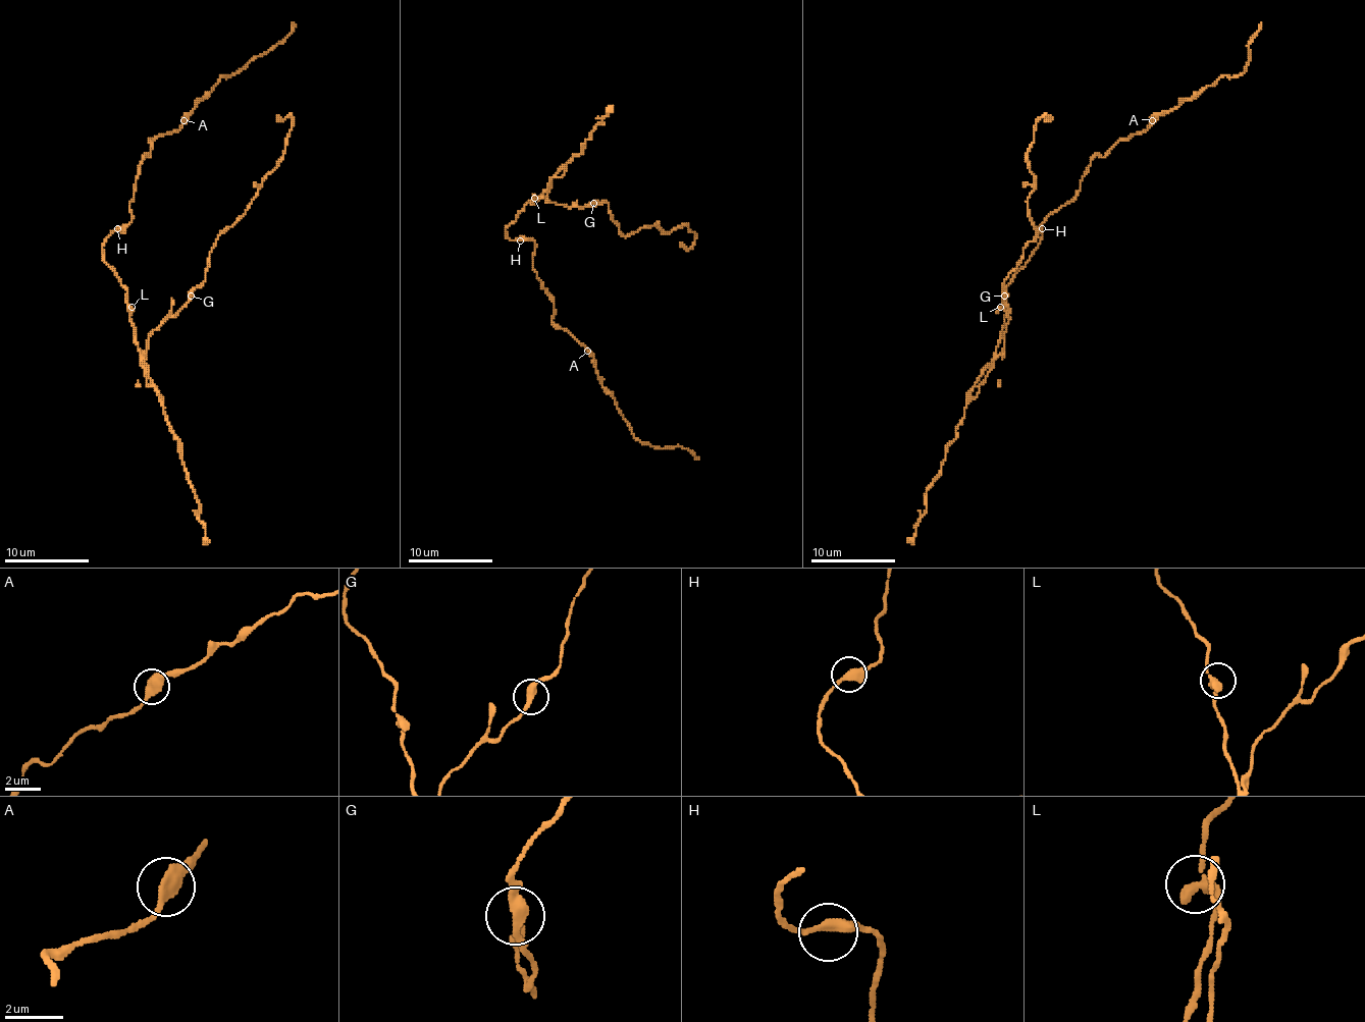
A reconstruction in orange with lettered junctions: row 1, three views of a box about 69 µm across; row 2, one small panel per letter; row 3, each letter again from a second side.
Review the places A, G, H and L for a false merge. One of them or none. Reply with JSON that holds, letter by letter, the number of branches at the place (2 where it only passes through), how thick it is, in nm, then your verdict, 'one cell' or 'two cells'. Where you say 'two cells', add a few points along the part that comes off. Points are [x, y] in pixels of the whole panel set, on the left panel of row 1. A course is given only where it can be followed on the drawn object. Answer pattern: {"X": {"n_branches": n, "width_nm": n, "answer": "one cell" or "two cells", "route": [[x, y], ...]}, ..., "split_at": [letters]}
{"A": {"n_branches": 2, "width_nm": 380, "answer": "one cell"}, "G": {"n_branches": 2, "width_nm": 340, "answer": "one cell"}, "H": {"n_branches": 2, "width_nm": 380, "answer": "one cell"}, "L": {"n_branches": 2, "width_nm": 360, "answer": "one cell"}, "split_at": []}

